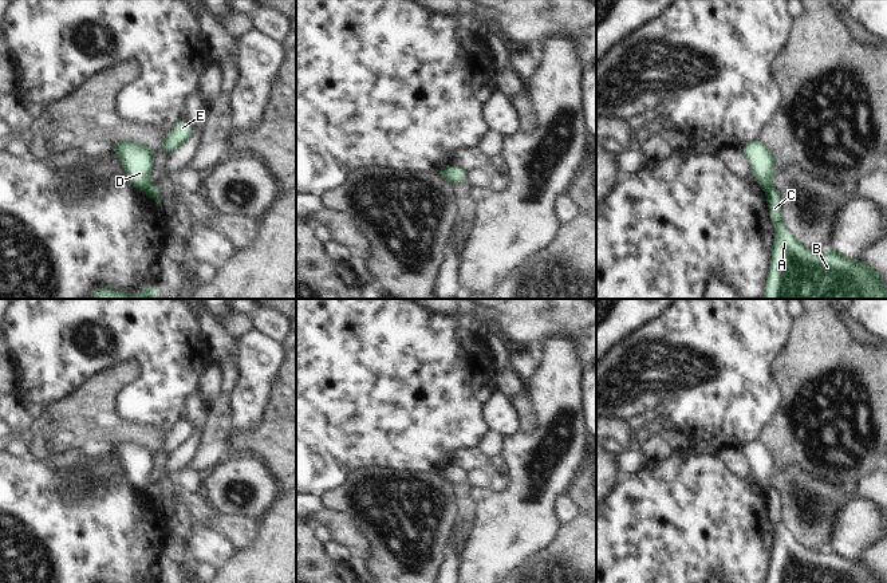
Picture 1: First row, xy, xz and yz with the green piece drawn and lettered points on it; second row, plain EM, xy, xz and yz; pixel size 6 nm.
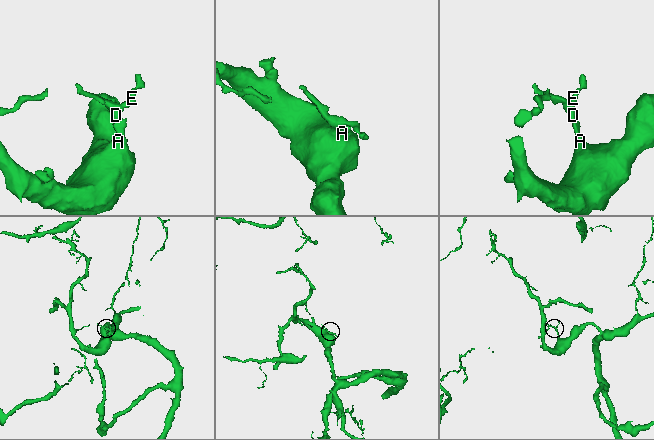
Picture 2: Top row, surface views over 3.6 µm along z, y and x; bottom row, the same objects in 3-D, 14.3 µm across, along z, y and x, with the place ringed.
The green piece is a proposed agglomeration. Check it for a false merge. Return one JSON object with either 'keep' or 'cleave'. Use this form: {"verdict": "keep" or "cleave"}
{"verdict": "cleave"}

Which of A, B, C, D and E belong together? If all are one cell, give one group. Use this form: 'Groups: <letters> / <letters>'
Groups: A B C / D E.

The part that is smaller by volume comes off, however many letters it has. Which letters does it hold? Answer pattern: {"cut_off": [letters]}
{"cut_off": ["D", "E"]}

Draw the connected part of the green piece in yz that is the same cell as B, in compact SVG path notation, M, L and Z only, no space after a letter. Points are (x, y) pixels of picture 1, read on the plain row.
M769 487L765 496L776 525L766 583L884 583L870 564L859 559L847 559L833 549L813 552L805 548L782 523L777 491Z

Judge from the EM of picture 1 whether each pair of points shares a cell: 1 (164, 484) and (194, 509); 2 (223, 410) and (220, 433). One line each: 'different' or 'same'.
1: same
2: same

